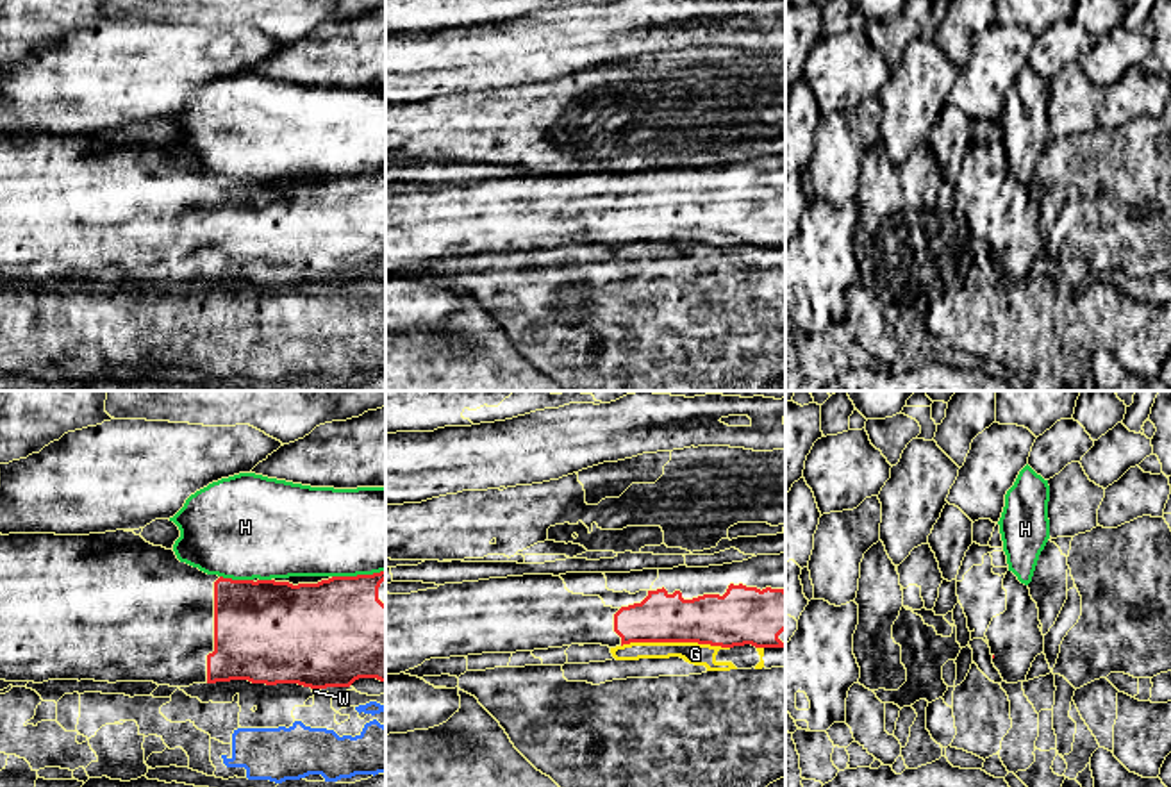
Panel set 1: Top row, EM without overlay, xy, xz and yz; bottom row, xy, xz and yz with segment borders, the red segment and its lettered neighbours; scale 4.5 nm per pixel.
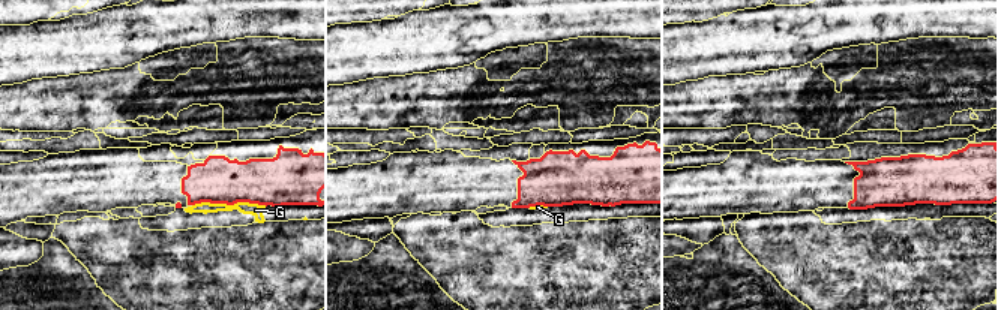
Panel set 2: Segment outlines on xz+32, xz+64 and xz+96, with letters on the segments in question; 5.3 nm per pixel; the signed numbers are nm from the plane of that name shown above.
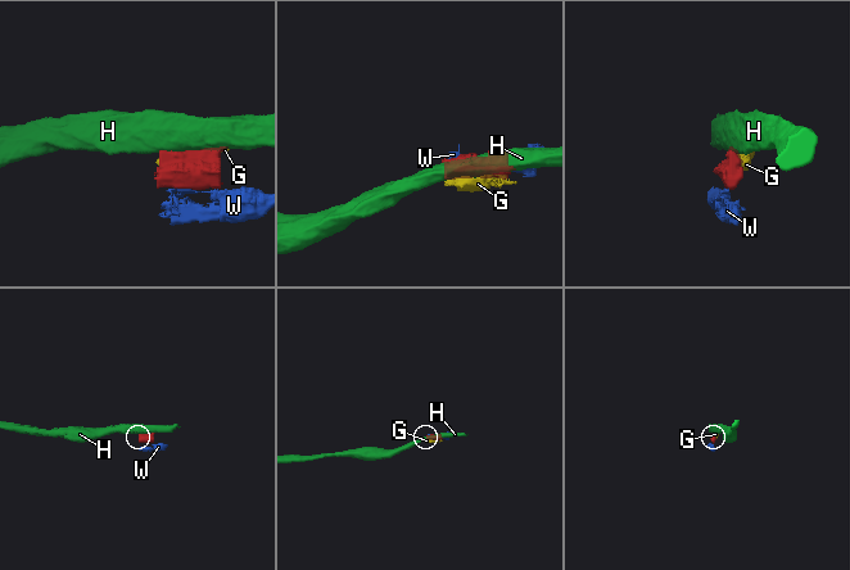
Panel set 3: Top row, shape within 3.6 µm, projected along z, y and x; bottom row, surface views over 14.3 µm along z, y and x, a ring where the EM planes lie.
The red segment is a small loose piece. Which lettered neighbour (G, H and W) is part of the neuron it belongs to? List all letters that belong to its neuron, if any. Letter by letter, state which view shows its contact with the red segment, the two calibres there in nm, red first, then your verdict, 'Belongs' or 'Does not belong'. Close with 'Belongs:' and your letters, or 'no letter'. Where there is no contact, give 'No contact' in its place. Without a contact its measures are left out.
G: Touches red in xz. Thickness 240 nm (red) against 100 nm. Does not belong
H: Touches red in xy. Thickness 440 nm (red) against 480 nm. Does not belong
W: Touches red in xy. Thickness 480 nm (red) against 20 nm. Does not belong
Belongs: no letter

